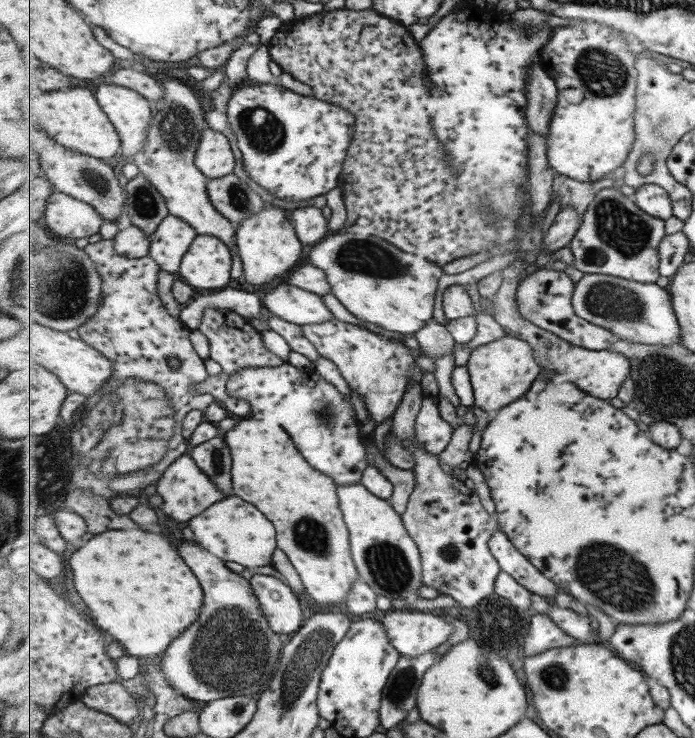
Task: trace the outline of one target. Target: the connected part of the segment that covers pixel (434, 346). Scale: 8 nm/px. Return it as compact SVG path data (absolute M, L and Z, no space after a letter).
M432 318L422 329L414 337L423 348L425 356L431 358L453 352L457 342L446 325Z

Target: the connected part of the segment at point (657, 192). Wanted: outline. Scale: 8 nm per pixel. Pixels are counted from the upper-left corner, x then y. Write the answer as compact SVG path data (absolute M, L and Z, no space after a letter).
M657 183L640 186L635 190L633 199L642 210L654 218L669 220L671 216L674 216L673 203L668 190Z

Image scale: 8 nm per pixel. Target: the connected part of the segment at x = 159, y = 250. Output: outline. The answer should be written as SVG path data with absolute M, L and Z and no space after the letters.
M167 216L157 232L151 235L149 256L169 274L180 273L183 257L197 240L198 232L191 224L175 216Z

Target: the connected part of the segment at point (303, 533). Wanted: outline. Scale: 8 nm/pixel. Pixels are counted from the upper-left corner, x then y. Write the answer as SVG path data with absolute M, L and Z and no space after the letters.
M245 418L227 432L225 440L233 454L235 494L255 504L277 526L278 547L287 553L298 570L306 592L319 605L345 603L352 586L361 578L351 552L350 530L339 504L338 484L307 462L291 435L279 424Z

